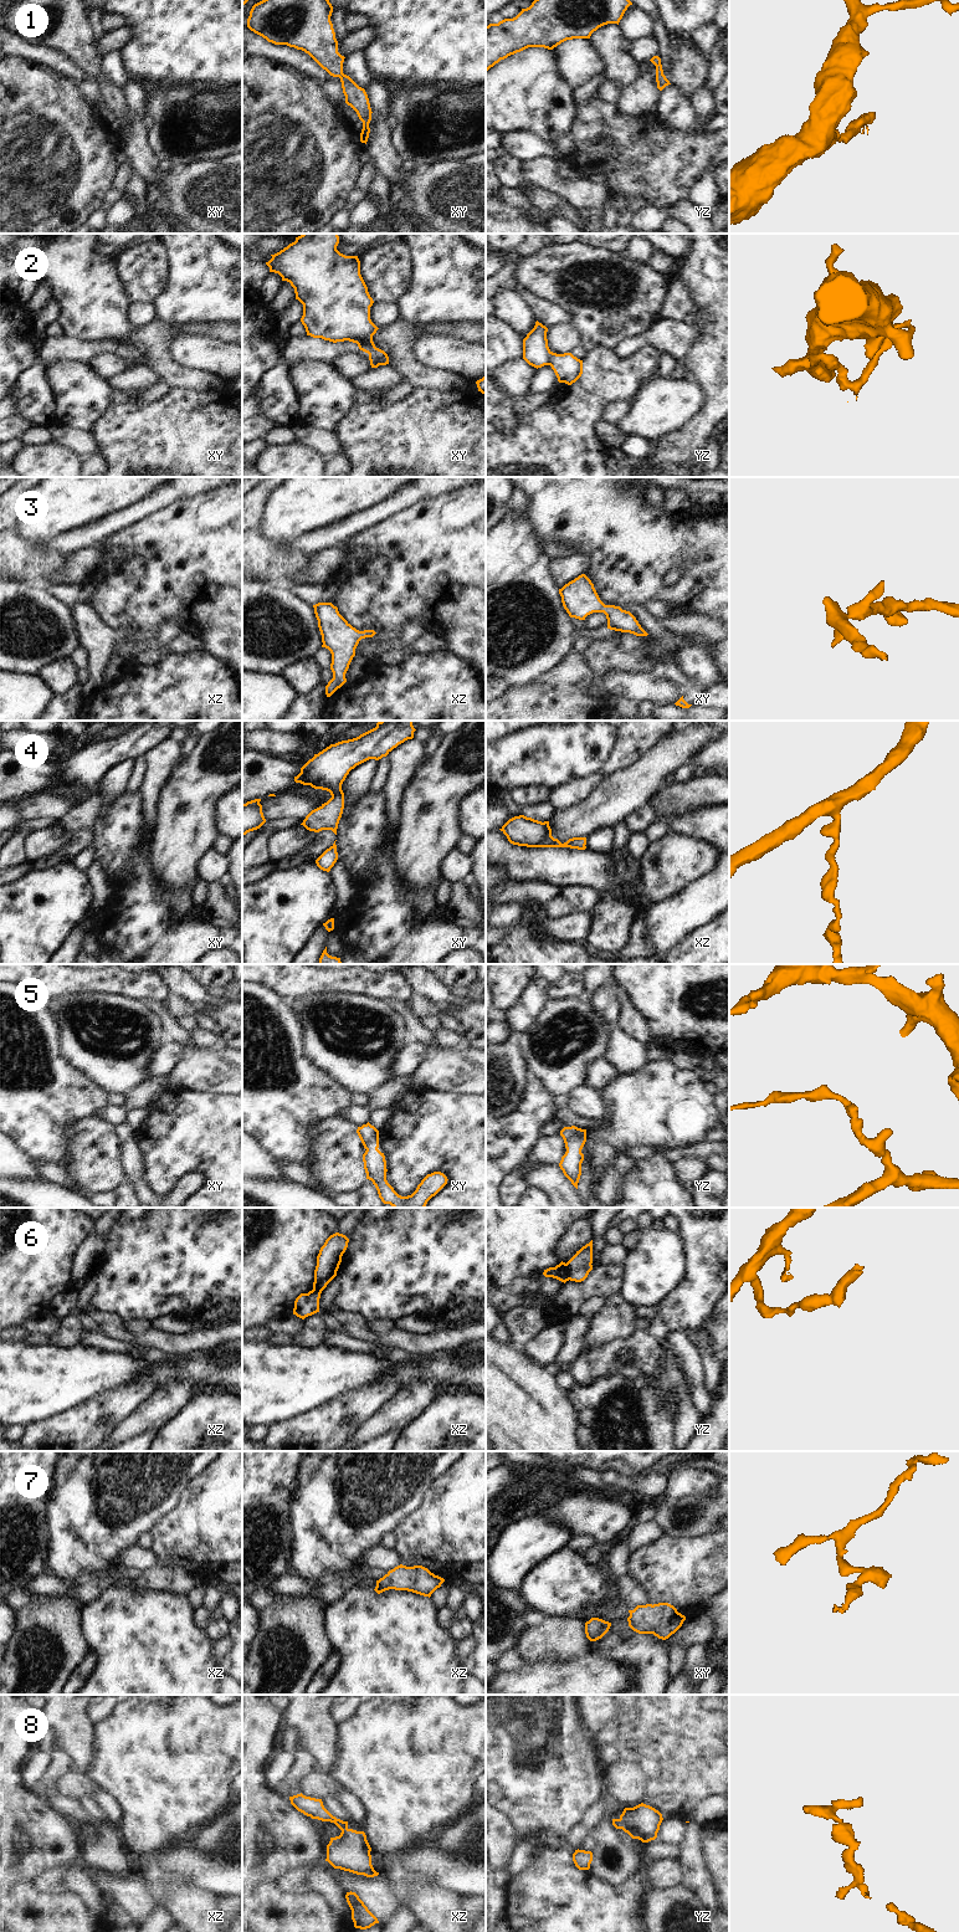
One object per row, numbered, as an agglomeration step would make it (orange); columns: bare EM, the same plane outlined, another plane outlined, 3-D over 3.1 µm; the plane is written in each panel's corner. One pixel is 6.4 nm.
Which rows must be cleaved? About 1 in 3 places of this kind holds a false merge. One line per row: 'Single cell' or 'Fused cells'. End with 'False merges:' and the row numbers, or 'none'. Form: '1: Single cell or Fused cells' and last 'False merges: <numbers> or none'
1: Single cell
2: Fused cells
3: Single cell
4: Single cell
5: Single cell
6: Fused cells
7: Single cell
8: Single cell
False merges: 2, 6.

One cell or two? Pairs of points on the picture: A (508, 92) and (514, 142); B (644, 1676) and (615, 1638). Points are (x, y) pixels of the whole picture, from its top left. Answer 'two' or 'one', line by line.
A: two
B: one

